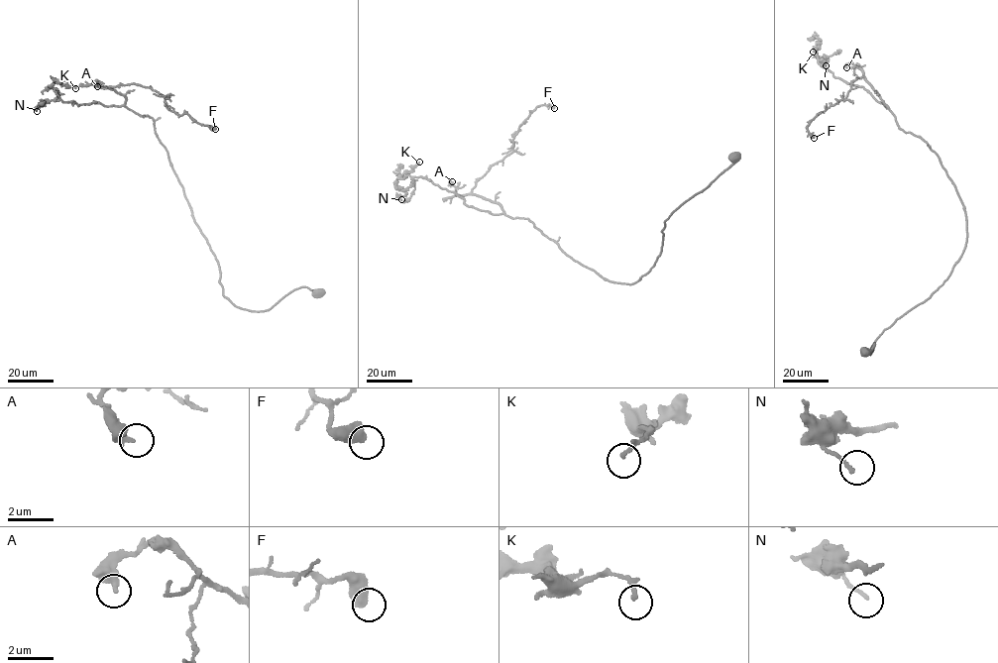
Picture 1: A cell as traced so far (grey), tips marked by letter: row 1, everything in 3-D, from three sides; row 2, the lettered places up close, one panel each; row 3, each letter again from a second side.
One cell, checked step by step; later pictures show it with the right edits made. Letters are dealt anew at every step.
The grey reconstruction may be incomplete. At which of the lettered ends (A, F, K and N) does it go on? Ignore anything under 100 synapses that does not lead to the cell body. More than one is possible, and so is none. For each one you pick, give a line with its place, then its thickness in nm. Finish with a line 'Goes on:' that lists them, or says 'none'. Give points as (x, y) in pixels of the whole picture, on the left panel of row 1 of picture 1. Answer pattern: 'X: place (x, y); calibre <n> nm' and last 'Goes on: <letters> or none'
Goes on: none

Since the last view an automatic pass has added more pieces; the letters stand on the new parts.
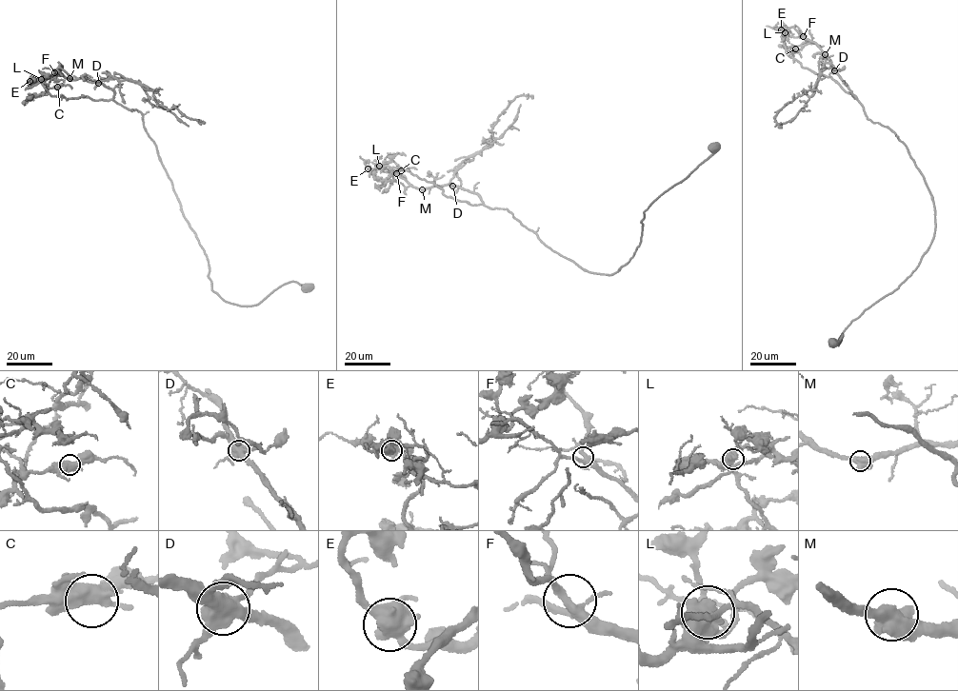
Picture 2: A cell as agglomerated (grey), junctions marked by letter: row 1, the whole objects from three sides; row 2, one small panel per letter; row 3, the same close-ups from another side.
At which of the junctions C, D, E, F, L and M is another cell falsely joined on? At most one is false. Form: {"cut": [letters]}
{"cut": ["D"]}

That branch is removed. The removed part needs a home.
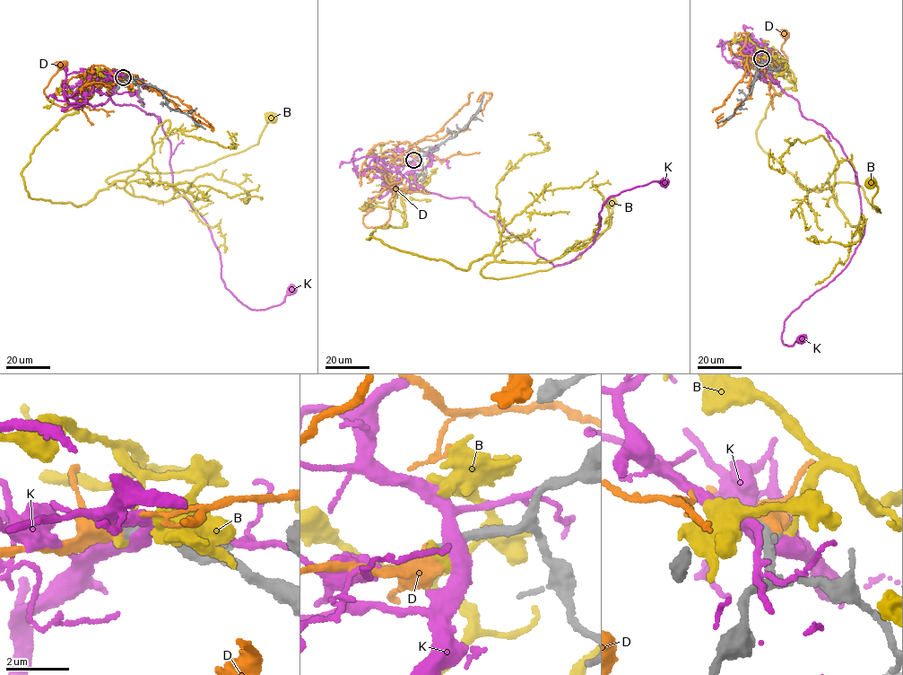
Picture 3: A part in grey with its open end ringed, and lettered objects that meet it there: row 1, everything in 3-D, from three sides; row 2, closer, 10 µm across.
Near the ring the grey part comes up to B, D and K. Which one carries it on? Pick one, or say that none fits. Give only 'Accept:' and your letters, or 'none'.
Accept: D

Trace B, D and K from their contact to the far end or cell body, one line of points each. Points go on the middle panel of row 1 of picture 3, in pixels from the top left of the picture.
B: (413, 161), (404, 225), (367, 239), (465, 270), (494, 255), (485, 277), (579, 258), (607, 229), (611, 202)
D: (414, 161), (391, 164), (394, 195), (389, 203), (389, 219), (386, 223), (367, 227), (362, 221), (369, 208)
K: (414, 160), (420, 186), (468, 197), (559, 266), (593, 243), (608, 197), (664, 184)

